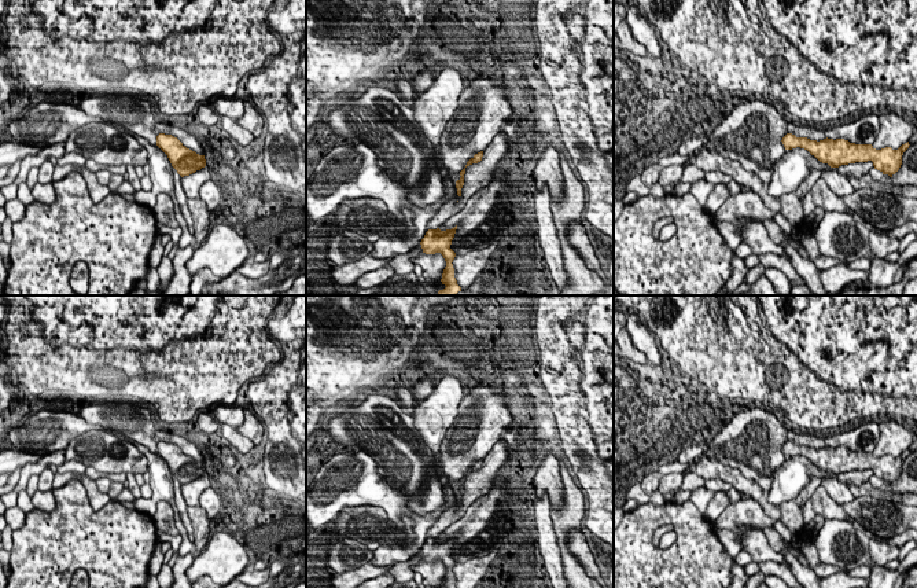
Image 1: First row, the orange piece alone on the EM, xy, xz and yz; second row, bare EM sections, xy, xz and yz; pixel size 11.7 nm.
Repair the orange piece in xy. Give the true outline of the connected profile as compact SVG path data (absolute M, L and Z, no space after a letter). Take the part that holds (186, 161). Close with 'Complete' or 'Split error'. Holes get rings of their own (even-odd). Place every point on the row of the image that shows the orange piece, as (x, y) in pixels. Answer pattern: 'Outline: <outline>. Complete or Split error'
Outline: M159 133L156 146L167 155L172 166L184 177L206 166L205 155L187 148L177 137Z. Complete

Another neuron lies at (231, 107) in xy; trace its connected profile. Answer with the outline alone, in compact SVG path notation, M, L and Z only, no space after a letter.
M217 96L213 109L218 115L225 115L237 121L244 114L244 100L240 98L233 99Z

